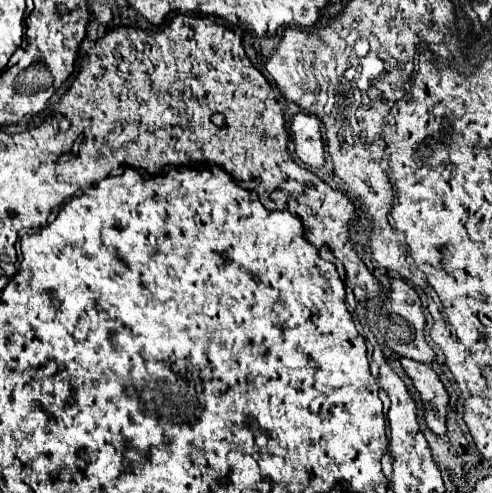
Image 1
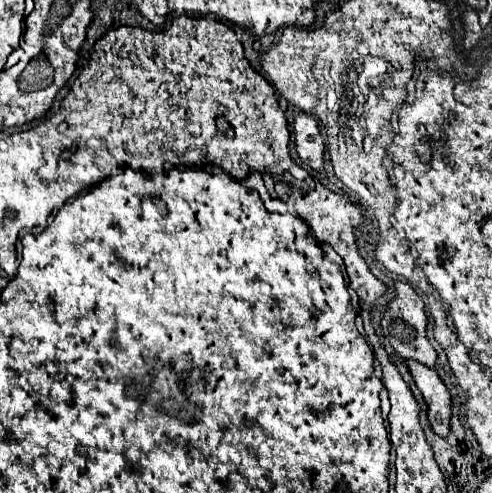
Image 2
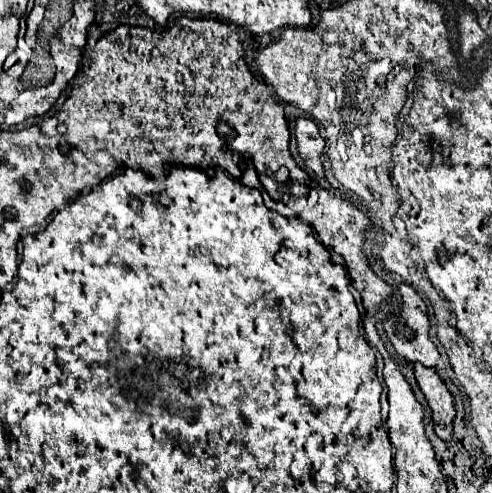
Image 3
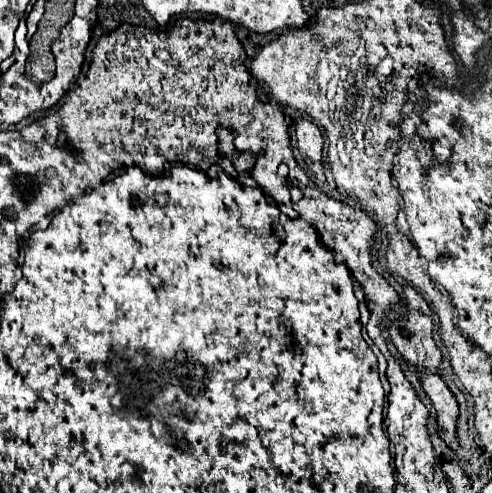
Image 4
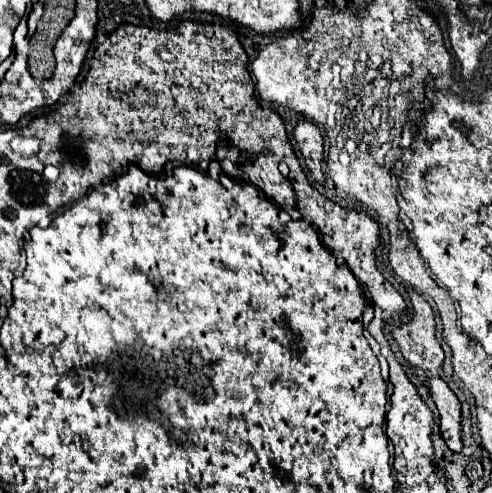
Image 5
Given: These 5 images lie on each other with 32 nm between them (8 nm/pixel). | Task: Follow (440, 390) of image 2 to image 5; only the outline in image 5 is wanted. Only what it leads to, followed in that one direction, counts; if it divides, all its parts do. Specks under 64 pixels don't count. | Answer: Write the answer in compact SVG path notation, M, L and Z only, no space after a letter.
M430 376L426 380L426 388L440 412L440 436L448 444L450 450L460 452L462 440L460 440L460 402L454 396L454 392L448 388L448 384L440 376Z

